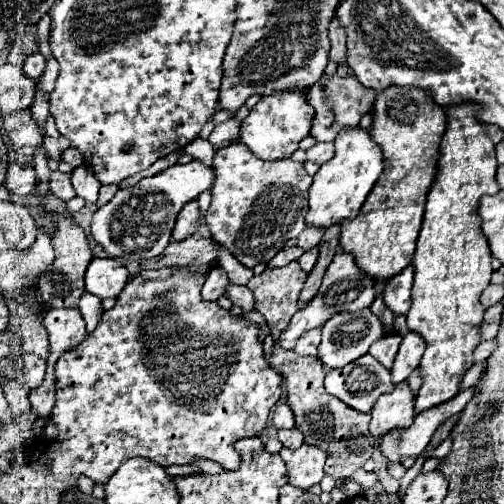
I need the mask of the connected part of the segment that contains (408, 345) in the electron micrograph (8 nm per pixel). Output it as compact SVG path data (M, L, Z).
M408 332L402 338L400 350L398 350L394 366L392 366L392 382L394 384L406 380L408 374L420 364L420 358L424 354L424 346L426 346L424 338L418 336L418 334L414 334L414 332Z

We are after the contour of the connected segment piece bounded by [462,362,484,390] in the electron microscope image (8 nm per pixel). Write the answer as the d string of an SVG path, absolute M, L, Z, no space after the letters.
M484 362L474 364L474 366L464 374L464 378L462 378L462 390L466 390L466 388L474 386L474 384L478 382L478 378L480 378L480 374L482 374L482 372L484 372Z

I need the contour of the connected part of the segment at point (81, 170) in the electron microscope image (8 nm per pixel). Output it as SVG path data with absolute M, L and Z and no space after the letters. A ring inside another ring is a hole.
M82 164L82 166L78 166L72 172L72 186L74 186L76 194L80 198L84 198L88 204L92 204L92 202L98 200L100 182L98 182L98 178L94 178L94 172L88 166Z

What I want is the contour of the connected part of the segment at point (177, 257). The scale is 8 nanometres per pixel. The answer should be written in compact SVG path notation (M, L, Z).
M192 234L190 238L182 242L170 242L162 256L150 258L146 262L140 262L140 270L160 270L164 266L184 266L192 262L194 258L200 258L202 262L216 262L216 250L212 238L202 238L200 234Z

